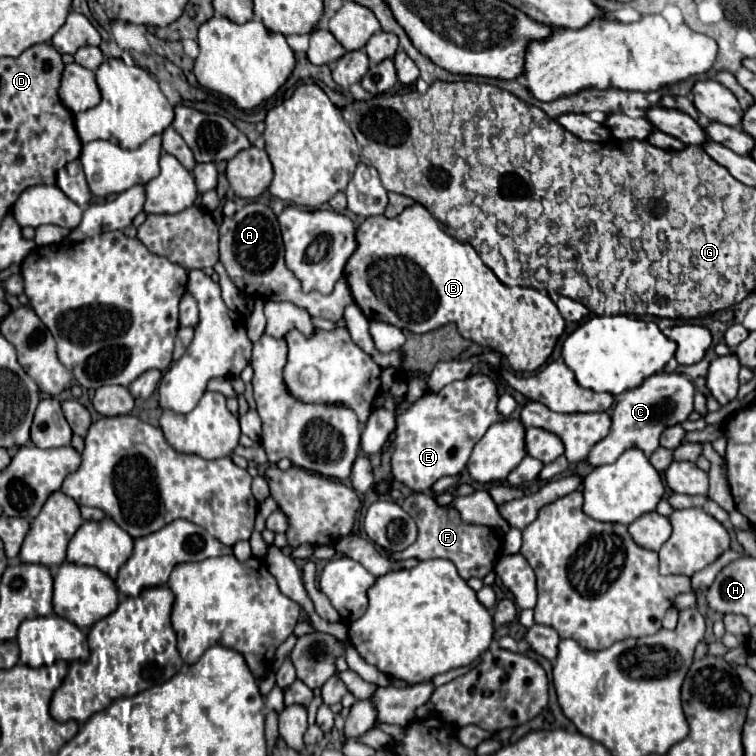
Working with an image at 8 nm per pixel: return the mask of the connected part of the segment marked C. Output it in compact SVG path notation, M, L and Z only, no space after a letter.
M652 374L650 378L644 380L644 384L636 390L628 390L626 396L622 400L616 402L614 412L612 412L612 430L610 434L600 440L588 460L592 466L602 466L602 464L612 464L618 460L618 456L628 450L628 448L638 448L642 450L648 458L654 454L654 450L660 446L660 434L668 428L668 426L676 426L682 424L690 412L694 410L694 382L684 378L682 374Z

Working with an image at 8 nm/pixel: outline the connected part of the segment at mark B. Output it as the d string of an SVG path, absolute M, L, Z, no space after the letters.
M420 204L392 220L366 218L356 230L356 242L358 248L348 258L344 276L368 320L382 320L416 334L454 322L464 338L500 352L516 372L540 368L566 328L548 294L536 288L504 286L470 244L446 234Z

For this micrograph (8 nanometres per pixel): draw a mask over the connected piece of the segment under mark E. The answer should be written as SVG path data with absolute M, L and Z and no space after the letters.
M482 374L470 376L466 380L456 380L448 386L444 386L440 390L440 394L426 392L414 404L408 404L404 400L400 404L400 408L396 410L396 446L390 456L390 472L392 472L394 480L402 482L404 486L408 486L414 492L428 492L432 488L432 484L436 480L440 480L442 476L460 474L466 468L466 462L468 462L468 456L470 456L474 444L484 436L488 426L498 420L504 420L496 412L496 402L498 402L496 382L490 376L482 376Z

